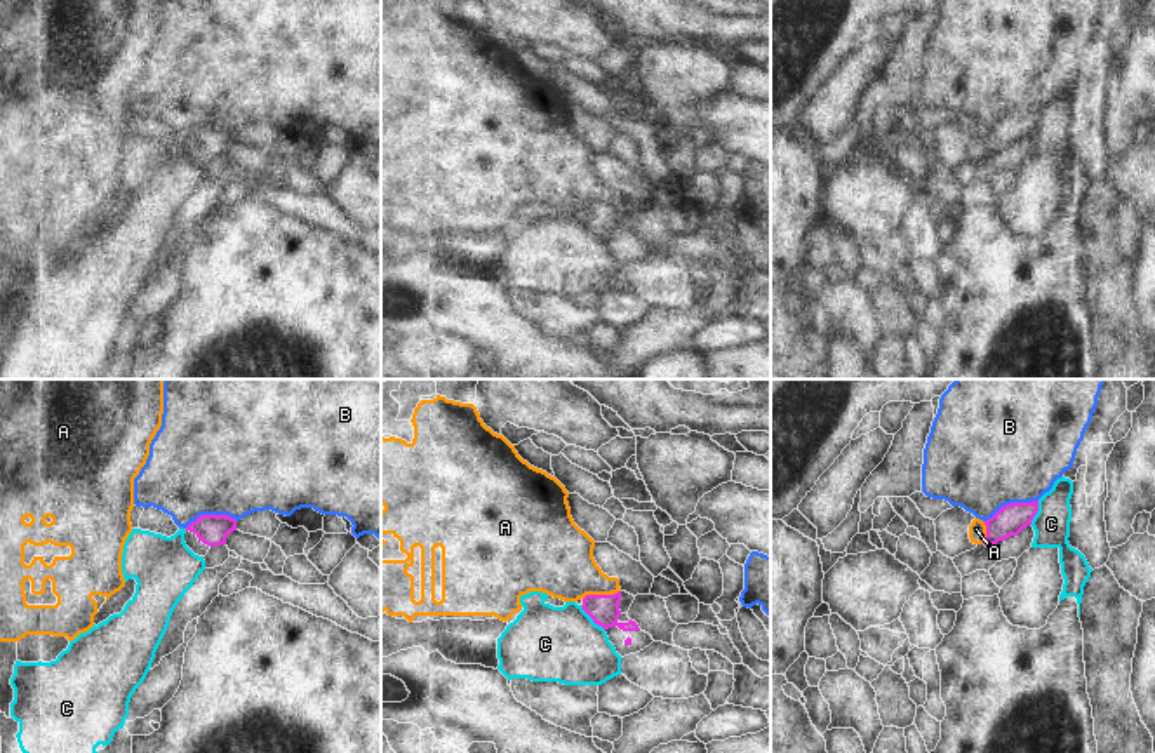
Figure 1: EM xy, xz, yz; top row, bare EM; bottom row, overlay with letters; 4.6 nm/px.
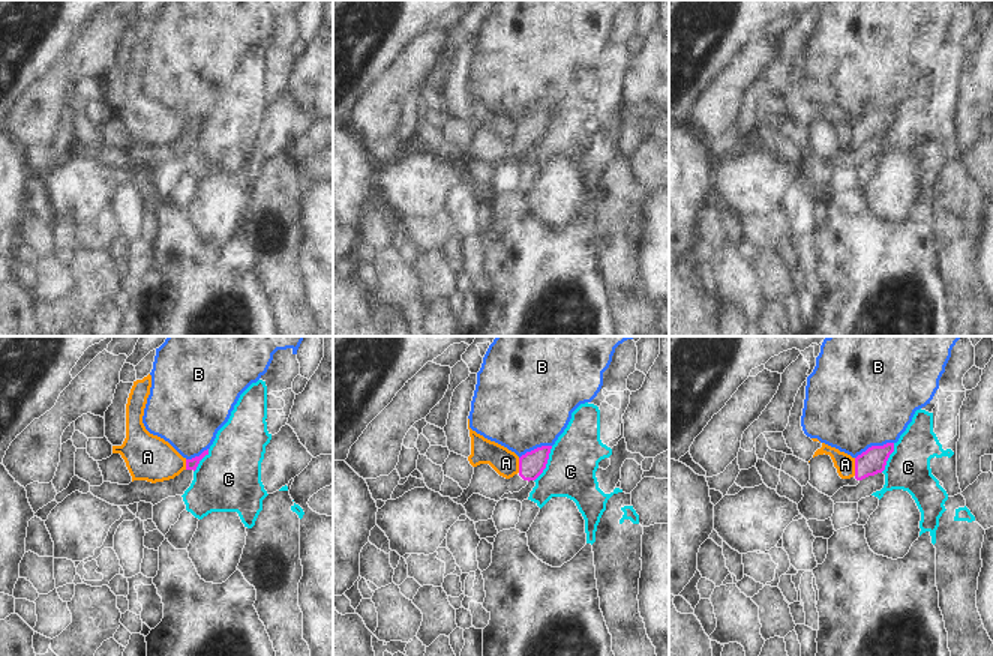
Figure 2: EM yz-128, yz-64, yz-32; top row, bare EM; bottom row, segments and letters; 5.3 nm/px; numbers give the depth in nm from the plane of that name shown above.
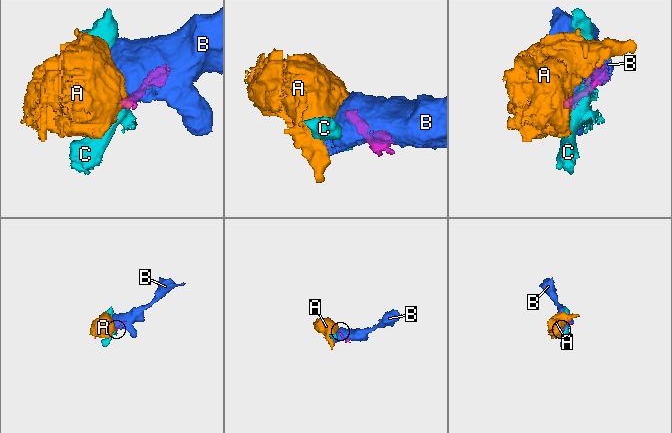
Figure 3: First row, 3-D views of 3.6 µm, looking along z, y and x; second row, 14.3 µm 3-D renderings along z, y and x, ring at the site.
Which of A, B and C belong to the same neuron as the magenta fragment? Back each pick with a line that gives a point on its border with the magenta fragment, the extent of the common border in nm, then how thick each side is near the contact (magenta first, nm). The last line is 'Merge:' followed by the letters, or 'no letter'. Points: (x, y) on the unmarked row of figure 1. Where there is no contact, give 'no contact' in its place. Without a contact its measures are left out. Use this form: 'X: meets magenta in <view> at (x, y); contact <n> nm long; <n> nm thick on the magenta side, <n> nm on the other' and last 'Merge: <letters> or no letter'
Merge: no letter

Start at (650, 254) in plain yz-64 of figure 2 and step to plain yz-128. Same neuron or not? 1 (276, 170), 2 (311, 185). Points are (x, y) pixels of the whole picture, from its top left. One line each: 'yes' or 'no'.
1: no
2: yes

